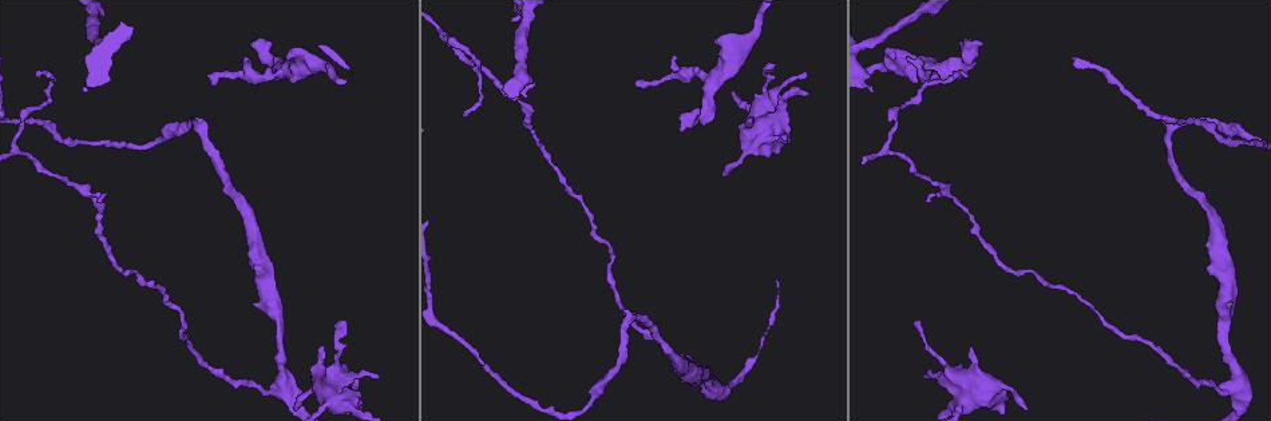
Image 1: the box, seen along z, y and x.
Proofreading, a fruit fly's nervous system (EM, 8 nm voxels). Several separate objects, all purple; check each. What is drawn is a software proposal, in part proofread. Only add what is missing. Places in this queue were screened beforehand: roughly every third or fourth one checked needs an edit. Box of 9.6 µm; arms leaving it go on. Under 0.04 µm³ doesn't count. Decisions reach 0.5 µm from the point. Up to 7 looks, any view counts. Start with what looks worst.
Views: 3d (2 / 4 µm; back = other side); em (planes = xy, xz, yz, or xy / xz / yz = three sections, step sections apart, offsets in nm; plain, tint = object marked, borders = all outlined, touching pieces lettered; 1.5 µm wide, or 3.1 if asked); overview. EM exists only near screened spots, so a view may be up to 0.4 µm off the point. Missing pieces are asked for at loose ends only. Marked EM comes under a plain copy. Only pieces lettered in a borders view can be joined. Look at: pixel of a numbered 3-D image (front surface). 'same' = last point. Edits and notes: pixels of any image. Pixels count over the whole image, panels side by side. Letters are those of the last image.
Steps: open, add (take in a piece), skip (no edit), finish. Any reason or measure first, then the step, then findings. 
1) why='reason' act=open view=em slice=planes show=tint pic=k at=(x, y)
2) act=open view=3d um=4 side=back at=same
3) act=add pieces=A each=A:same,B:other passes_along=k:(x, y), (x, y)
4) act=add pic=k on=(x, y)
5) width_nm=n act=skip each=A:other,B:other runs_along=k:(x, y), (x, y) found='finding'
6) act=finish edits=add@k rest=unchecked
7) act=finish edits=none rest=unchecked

why='branch stops here' act=open view=em slice=planes show=borders pic=1 at=(377, 375)

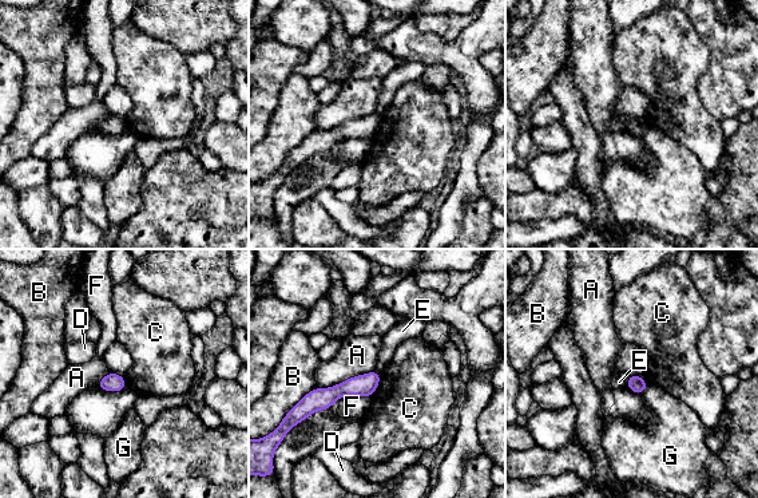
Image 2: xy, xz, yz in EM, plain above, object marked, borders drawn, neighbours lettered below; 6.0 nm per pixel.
act=skip each=A:other,B:other,C:other,D:other,E:other,F:other,G:other runs_along=2:(376, 375), (302, 406) found='no lettered piece goes on from it'

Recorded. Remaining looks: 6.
why='free end' act=open view=em slice=planes show=tint pic=1 at=(249, 57)

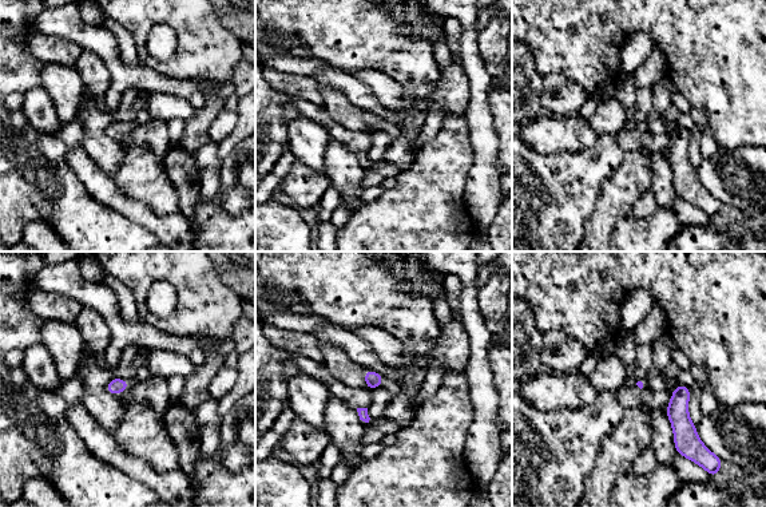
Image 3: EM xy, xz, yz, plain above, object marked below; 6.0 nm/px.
why='see the neighbours' act=open view=em slice=planes show=borders at=same

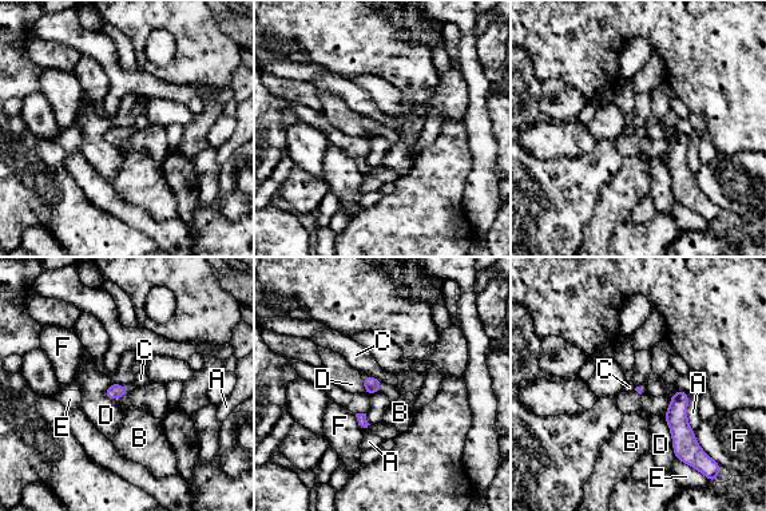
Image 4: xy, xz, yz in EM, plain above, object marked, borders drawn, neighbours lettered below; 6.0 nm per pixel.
act=skip each=A:other,B:other,C:other,D:other,E:other,F:other border=4:(368, 373), (382, 383) found='none of them fits'

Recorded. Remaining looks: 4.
act=open view=em slice=yz step=4 show=borders pic=1 at=(100, 202)

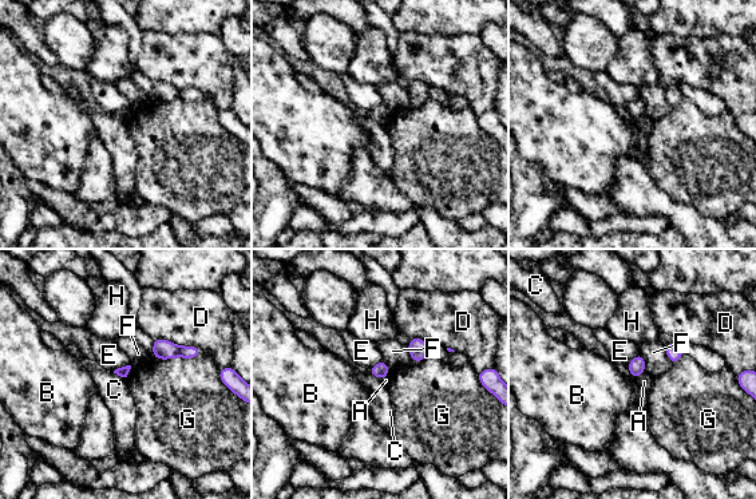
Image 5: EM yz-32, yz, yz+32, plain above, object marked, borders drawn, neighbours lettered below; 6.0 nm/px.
longest_contact=D:320nm act=skip each=A:other,B:other,C:other,D:other,E:other,F:other,G:other,H:other found='none of them fits'

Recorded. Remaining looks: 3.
act=finish edits=none rest=unchecked

